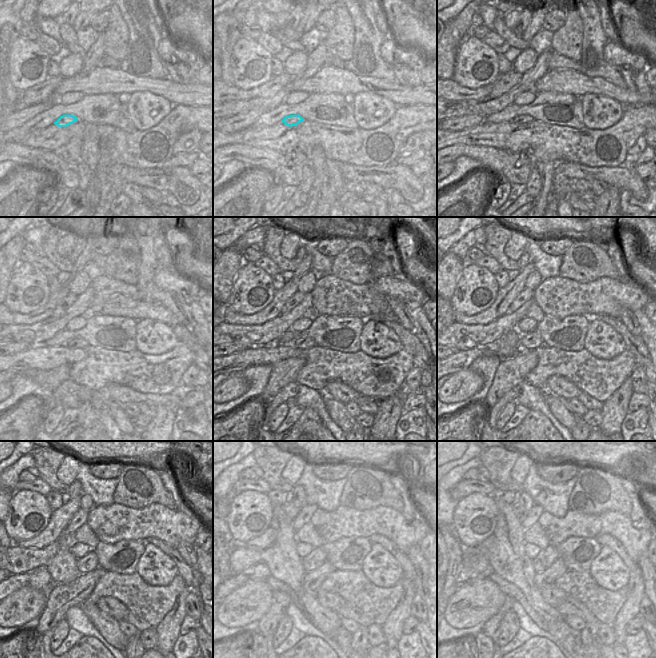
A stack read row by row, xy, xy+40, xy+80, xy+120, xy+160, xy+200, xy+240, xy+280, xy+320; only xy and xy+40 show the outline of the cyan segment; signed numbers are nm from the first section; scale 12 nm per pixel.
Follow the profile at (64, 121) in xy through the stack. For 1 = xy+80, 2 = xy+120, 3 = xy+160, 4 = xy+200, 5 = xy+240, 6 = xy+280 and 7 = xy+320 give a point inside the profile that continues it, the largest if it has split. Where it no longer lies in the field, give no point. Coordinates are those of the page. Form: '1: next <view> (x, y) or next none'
1: next xy+80 (520, 119)
2: next xy+120 (77, 342)
3: next xy+160 (302, 342)
4: next xy+200 (532, 340)
5: next xy+240 (89, 563)
6: next xy+280 (317, 561)
7: next xy+320 (548, 560)

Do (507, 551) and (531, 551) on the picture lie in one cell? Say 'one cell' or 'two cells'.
two cells

